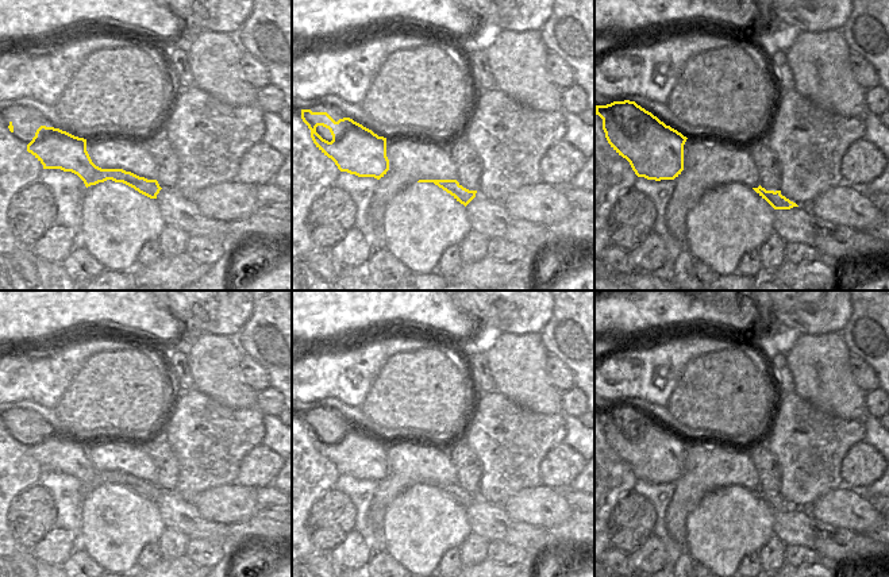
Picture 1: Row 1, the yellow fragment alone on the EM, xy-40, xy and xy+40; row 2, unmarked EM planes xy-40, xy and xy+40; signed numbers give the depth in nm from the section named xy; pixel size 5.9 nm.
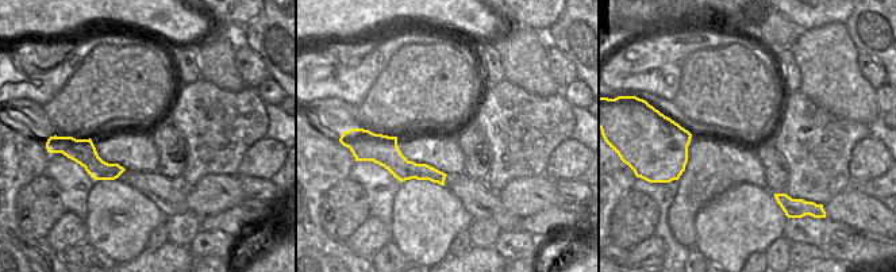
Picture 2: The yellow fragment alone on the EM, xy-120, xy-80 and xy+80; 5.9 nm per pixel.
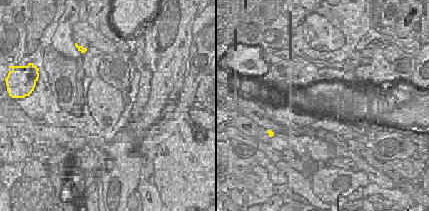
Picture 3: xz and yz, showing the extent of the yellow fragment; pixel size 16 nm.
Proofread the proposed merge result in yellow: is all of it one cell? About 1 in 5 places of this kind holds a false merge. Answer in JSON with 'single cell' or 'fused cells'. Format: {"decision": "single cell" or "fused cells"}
{"decision": "single cell"}

